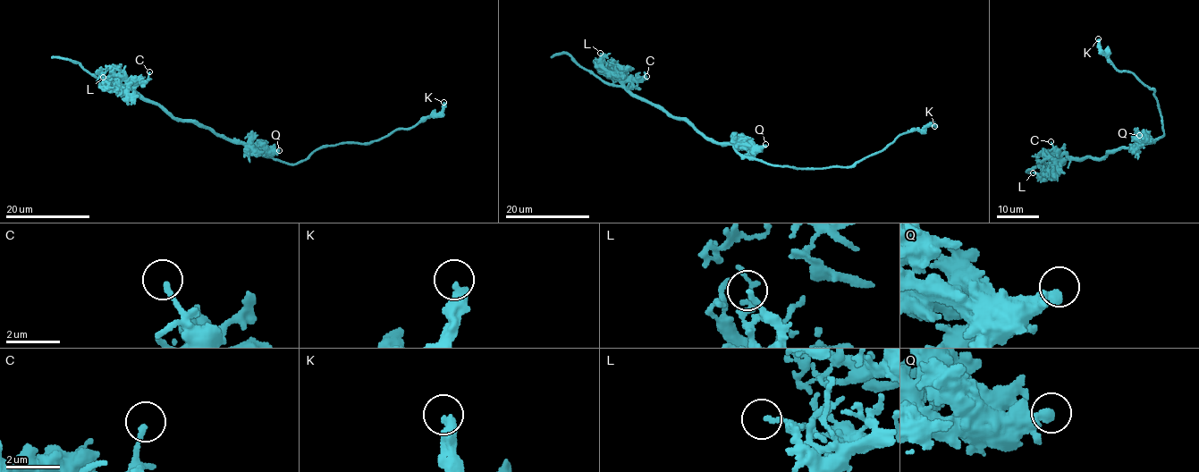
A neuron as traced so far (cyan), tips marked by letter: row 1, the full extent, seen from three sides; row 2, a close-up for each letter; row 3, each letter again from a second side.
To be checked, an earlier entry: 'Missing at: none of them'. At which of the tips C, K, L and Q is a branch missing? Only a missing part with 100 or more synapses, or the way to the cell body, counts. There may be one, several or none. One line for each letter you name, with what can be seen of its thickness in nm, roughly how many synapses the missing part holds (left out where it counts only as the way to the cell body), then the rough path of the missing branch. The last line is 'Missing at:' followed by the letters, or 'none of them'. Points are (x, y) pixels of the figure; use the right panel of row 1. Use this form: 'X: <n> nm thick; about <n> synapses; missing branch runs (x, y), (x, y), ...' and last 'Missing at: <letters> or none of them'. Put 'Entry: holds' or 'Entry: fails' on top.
Entry: holds
Missing at: none of them

